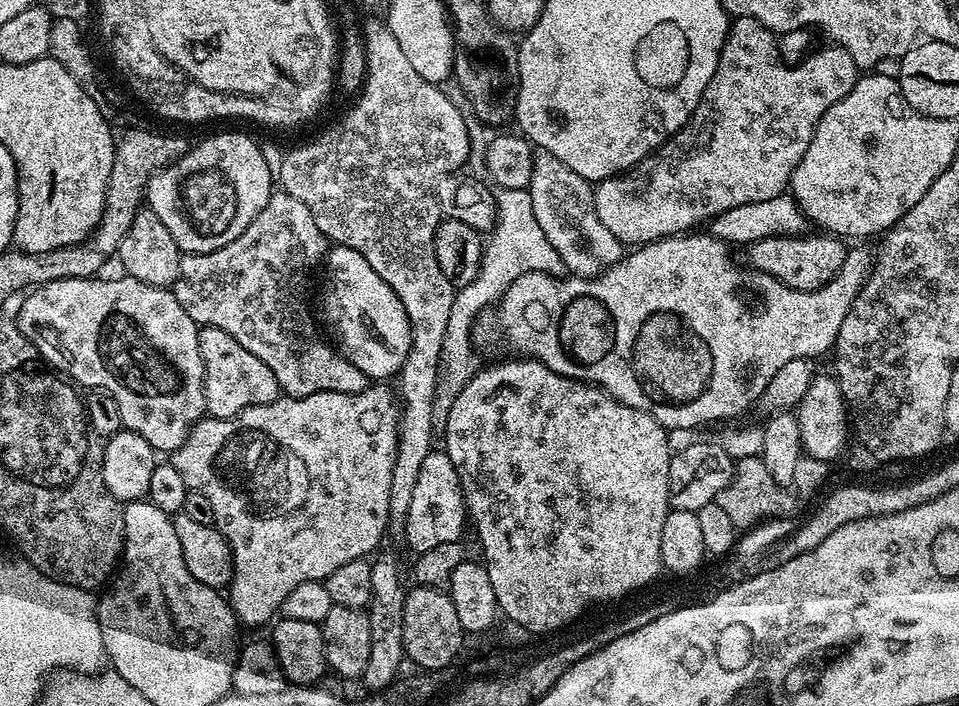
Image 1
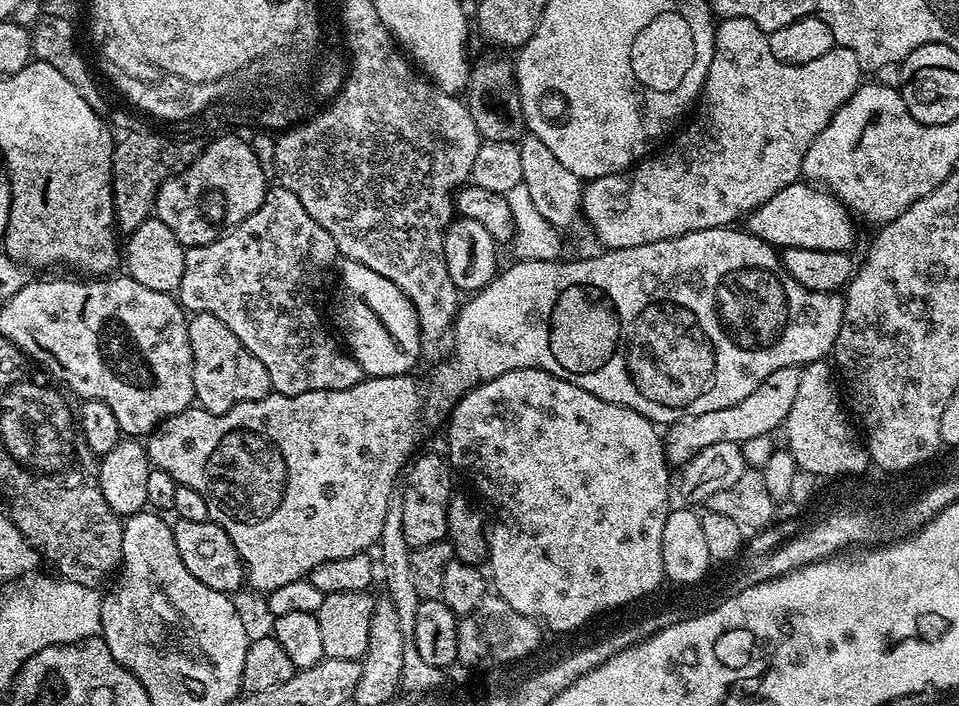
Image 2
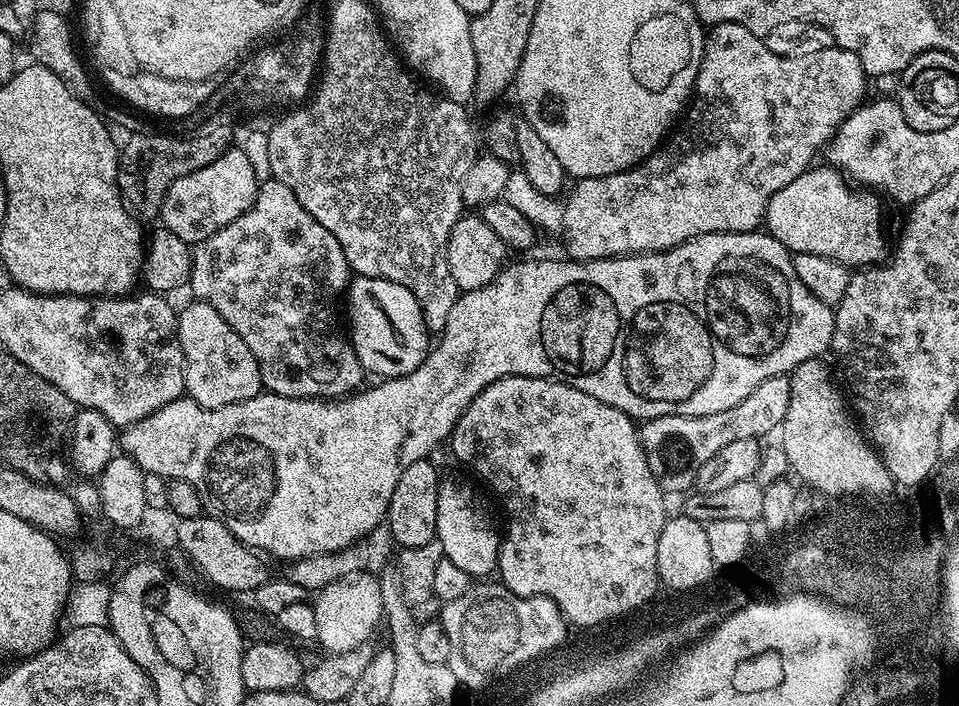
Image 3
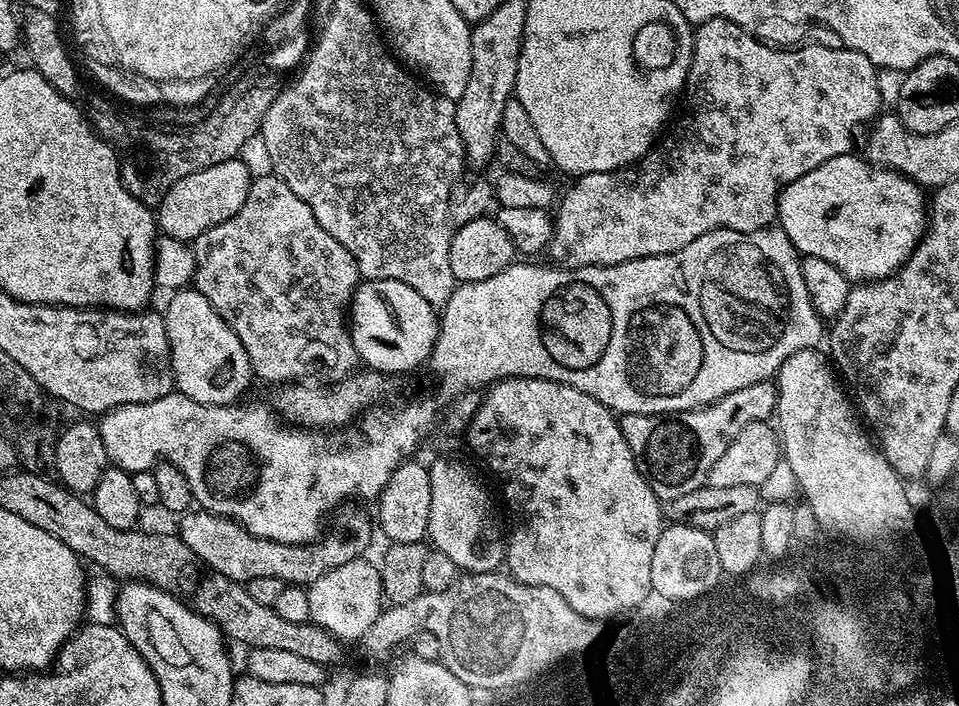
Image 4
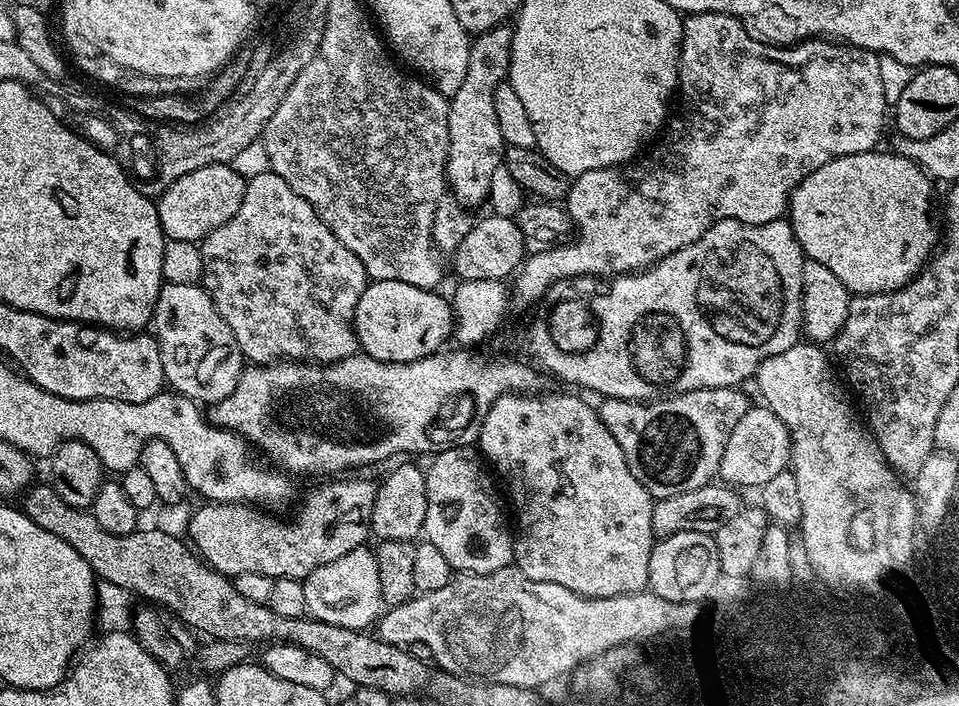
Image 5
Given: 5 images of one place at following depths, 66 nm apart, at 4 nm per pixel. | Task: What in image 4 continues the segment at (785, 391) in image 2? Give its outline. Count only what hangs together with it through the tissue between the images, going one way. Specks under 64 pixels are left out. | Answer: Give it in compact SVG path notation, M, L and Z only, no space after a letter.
M763 380L754 386L746 386L742 390L734 390L734 394L726 394L721 400L707 404L694 410L681 412L663 412L662 414L630 414L623 413L619 417L620 429L626 438L626 446L630 446L630 454L634 454L636 469L646 478L646 482L654 490L661 502L671 502L674 498L682 498L682 494L690 494L690 490L705 487L710 470L714 470L714 462L722 458L726 446L746 430L755 420L767 421L776 410L775 383Z

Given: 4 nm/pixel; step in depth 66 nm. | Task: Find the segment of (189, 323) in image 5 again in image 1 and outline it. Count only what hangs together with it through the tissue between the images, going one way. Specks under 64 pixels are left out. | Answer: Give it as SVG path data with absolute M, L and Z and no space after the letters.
M201 327L200 353L204 363L204 406L209 417L229 420L250 406L280 399L282 393L278 378L274 378L274 370L270 370L262 358L254 358L254 354L250 354L242 342L226 334L226 330Z

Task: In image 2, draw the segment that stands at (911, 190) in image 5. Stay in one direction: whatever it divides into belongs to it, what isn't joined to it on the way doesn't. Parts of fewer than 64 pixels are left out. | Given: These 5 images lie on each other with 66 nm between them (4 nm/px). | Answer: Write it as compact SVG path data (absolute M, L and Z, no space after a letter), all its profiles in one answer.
M797 182L778 190L774 198L762 202L762 206L748 213L746 231L780 250L805 248L848 252L856 240L856 228L852 223L851 211L831 192L808 182Z

